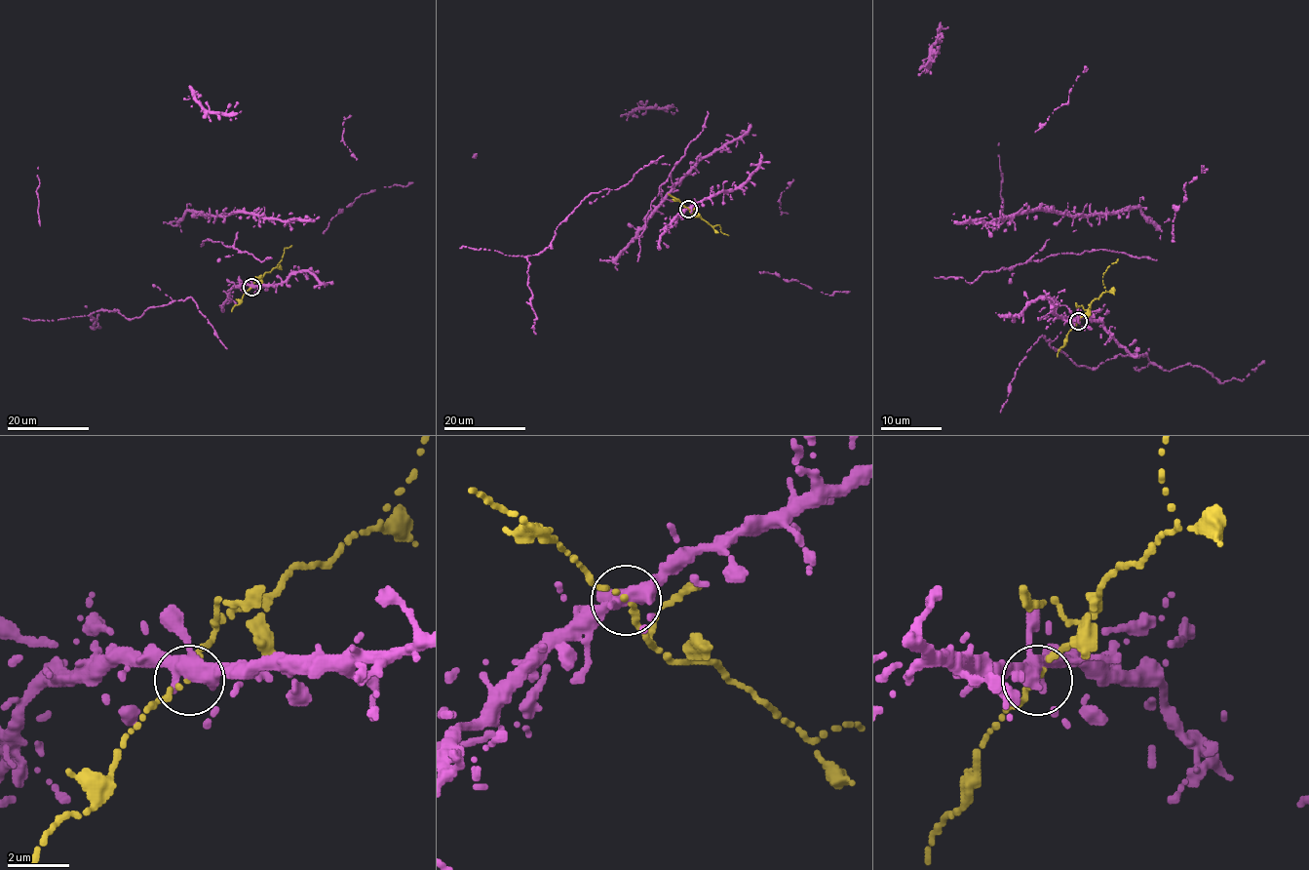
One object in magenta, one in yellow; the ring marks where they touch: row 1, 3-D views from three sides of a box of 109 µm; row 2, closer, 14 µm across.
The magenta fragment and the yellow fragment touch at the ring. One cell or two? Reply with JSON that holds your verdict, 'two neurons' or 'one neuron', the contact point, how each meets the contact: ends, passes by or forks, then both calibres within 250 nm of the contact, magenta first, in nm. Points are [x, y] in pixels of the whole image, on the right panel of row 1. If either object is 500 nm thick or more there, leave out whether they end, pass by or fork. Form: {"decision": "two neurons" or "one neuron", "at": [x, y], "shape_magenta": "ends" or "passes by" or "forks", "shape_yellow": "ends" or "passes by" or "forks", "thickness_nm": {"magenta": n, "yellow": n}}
{"decision": "one neuron", "at": [1078, 321], "shape_magenta": "forks", "shape_yellow": "passes by", "thickness_nm": {"magenta": 380, "yellow": 120}}

